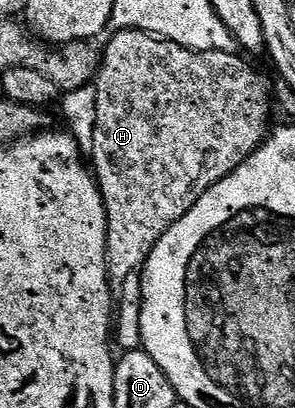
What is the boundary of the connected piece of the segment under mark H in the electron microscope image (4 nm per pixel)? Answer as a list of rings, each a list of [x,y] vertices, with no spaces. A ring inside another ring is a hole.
[[[122,29],[111,35],[113,37],[109,39],[108,46],[102,49],[100,72],[97,73],[94,82],[97,91],[97,127],[94,130],[94,151],[90,156],[90,165],[94,170],[108,216],[106,239],[108,284],[113,290],[120,291],[132,276],[135,278],[143,270],[145,263],[148,262],[148,256],[154,251],[162,235],[166,235],[169,227],[181,221],[192,210],[194,203],[198,203],[198,199],[202,199],[202,195],[206,195],[206,191],[214,187],[214,183],[229,177],[251,153],[264,144],[270,133],[268,120],[272,117],[272,97],[268,94],[267,83],[256,74],[256,69],[250,62],[243,61],[248,59],[241,56],[239,52],[202,51],[199,53],[173,41],[166,41],[162,37],[143,33],[141,29]]]

